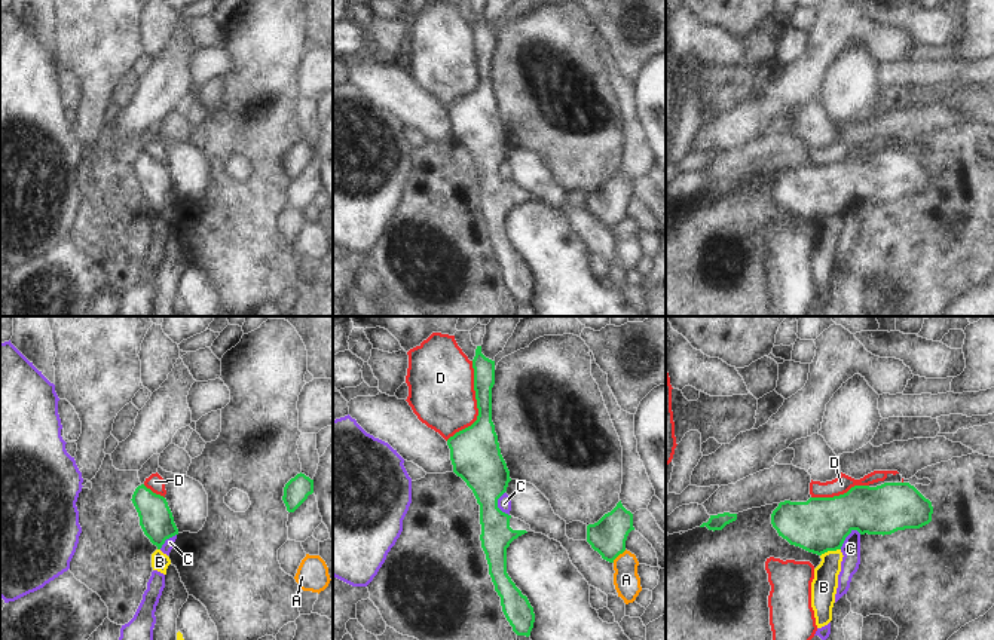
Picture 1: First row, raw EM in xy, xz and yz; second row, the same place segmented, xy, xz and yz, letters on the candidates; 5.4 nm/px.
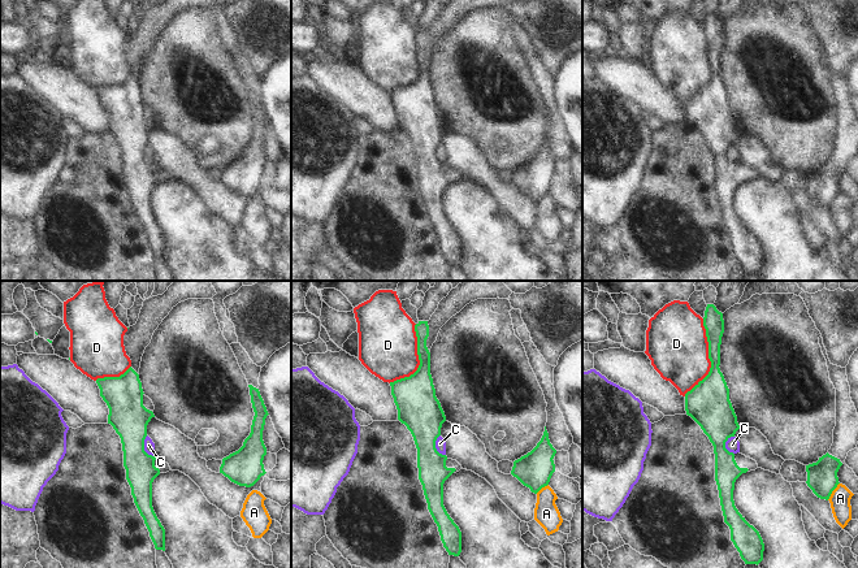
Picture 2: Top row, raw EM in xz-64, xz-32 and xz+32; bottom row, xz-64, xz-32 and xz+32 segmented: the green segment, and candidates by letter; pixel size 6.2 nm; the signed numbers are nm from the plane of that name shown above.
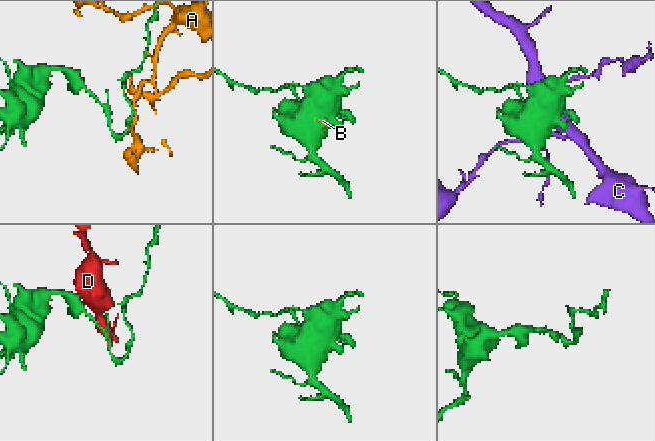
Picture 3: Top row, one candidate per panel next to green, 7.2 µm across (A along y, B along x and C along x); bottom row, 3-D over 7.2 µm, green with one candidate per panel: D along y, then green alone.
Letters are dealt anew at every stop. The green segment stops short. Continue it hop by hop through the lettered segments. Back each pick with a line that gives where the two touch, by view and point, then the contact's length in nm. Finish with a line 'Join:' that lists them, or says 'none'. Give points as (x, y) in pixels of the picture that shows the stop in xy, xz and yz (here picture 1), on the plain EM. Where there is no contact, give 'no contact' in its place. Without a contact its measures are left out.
Join: none

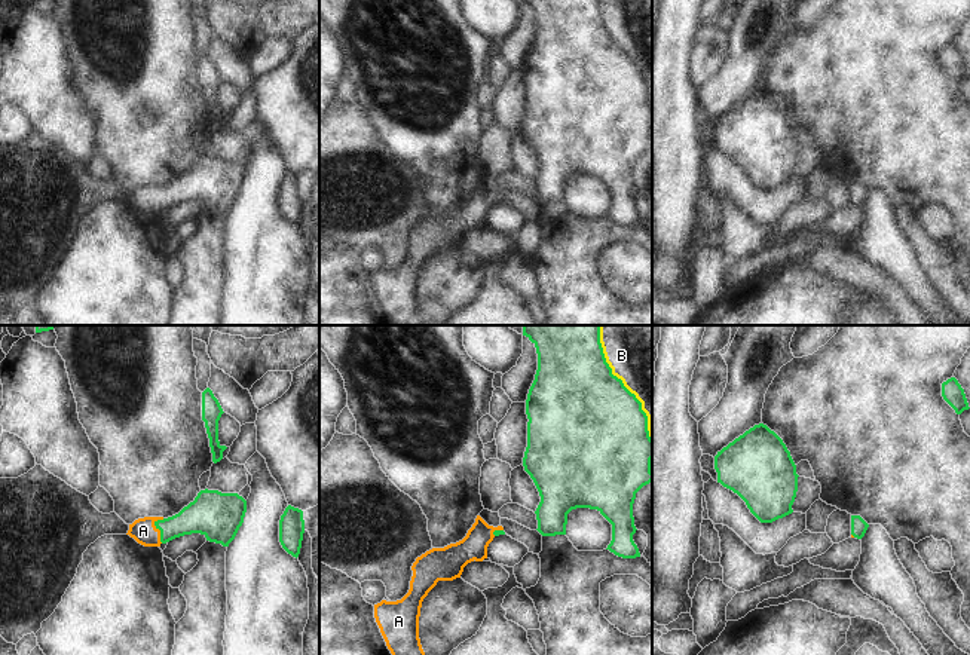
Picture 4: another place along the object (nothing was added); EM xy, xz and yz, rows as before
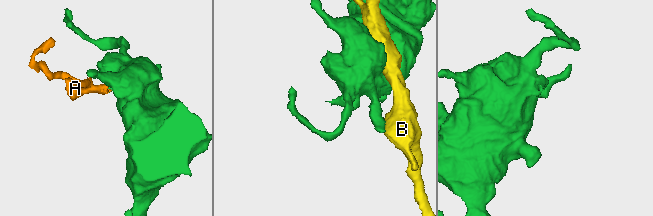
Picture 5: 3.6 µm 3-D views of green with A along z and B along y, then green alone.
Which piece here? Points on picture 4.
A: contact xy (159, 196); length 140 nm
Join: A

